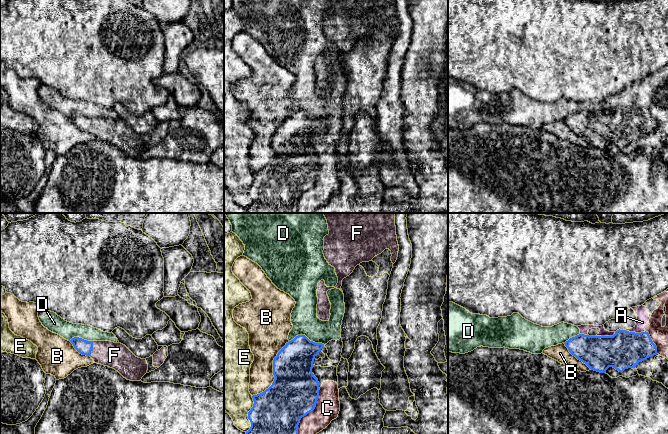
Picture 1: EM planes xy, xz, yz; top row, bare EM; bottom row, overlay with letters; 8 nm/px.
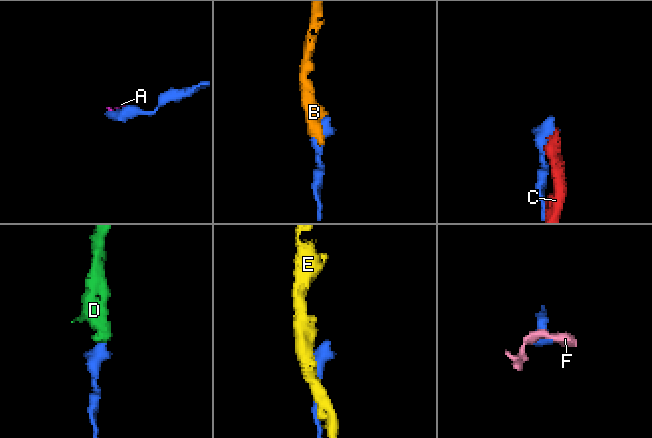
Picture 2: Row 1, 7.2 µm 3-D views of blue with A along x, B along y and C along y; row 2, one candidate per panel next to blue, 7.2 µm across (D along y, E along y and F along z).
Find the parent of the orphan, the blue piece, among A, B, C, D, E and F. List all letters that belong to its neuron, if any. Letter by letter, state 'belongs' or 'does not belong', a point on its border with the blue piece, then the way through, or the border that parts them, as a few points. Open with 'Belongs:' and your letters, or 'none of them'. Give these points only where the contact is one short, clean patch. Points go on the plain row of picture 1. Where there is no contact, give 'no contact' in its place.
Belongs: F
A: does not belong | yz (634, 108)
B: does not belong | xz (273, 148)
C: does not belong | xz (307, 189)
D: does not belong | xz (306, 113) | along xz (289, 116), (298, 111), (305, 111), (310, 116), (324, 120)
E: does not belong | xz (248, 190)
F: belongs | xy (91, 125) | across xy (84, 123), (91, 125), (114, 131)

